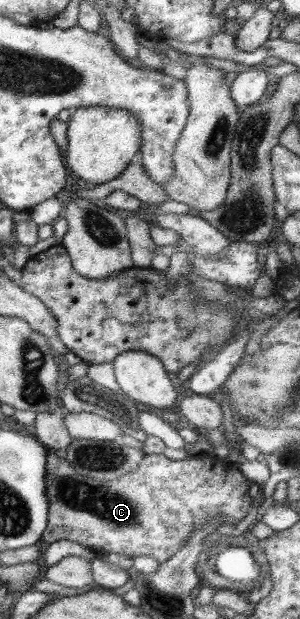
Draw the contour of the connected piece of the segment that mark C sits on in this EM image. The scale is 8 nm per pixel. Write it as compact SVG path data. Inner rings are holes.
M54 451L46 457L46 496L49 513L46 531L41 541L48 545L66 539L95 548L103 555L117 553L132 559L147 555L158 564L169 561L201 528L206 528L215 516L223 516L222 525L238 524L246 517L253 499L249 495L250 480L239 470L230 466L214 453L188 454L184 459L170 459L160 454L145 454L138 468L113 480L101 480L80 475L72 464Z

